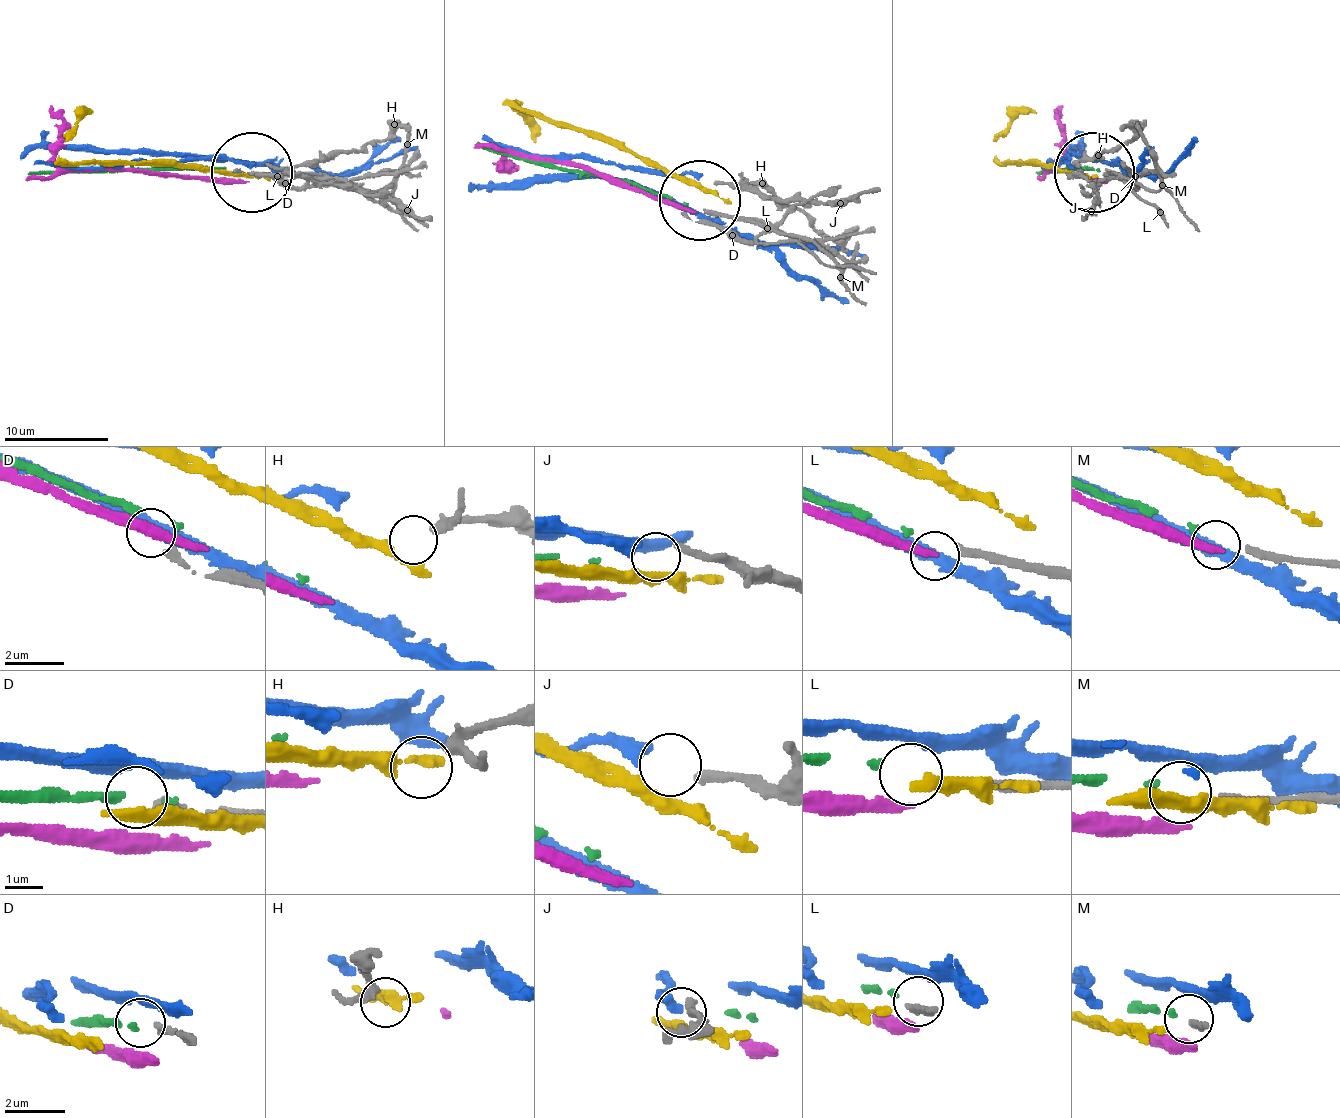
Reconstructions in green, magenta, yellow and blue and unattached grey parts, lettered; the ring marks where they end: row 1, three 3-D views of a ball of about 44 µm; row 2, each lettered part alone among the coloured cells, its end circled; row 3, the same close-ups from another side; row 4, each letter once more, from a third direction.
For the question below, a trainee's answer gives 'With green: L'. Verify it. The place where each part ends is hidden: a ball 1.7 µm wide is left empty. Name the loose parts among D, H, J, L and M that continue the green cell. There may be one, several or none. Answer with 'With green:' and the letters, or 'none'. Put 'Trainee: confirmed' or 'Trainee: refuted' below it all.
With green: M
Trainee: refuted

